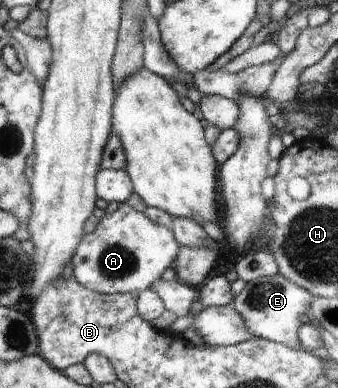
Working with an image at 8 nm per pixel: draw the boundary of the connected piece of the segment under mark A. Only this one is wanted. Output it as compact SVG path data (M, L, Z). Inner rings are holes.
M124 202L115 213L105 213L92 233L83 235L72 258L73 277L97 293L138 296L163 278L179 249L171 229L151 221L144 212L137 212Z

